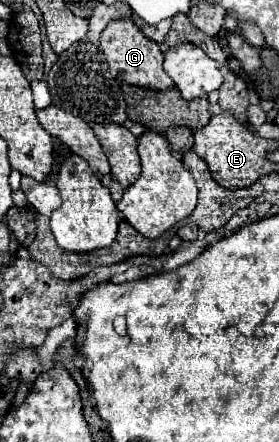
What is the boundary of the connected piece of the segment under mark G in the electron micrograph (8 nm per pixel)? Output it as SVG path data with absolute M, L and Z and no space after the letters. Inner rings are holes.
M113 20L107 24L107 28L101 32L101 48L109 64L109 72L115 80L141 86L141 88L151 88L151 90L169 90L175 86L175 82L165 74L163 70L163 52L161 48L145 38L139 28L133 24L133 20Z

